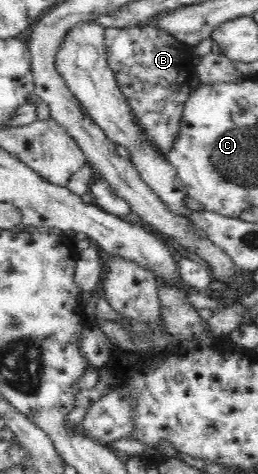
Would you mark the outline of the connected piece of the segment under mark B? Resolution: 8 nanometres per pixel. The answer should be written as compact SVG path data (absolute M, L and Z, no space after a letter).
M147 24L129 28L107 28L104 39L106 60L108 67L115 75L115 82L125 102L129 106L130 115L134 124L141 131L141 139L157 150L163 157L173 150L179 139L180 123L183 119L185 104L191 96L192 88L188 86L194 72L194 52L189 44L178 40L169 34L169 31L160 28L157 24Z

